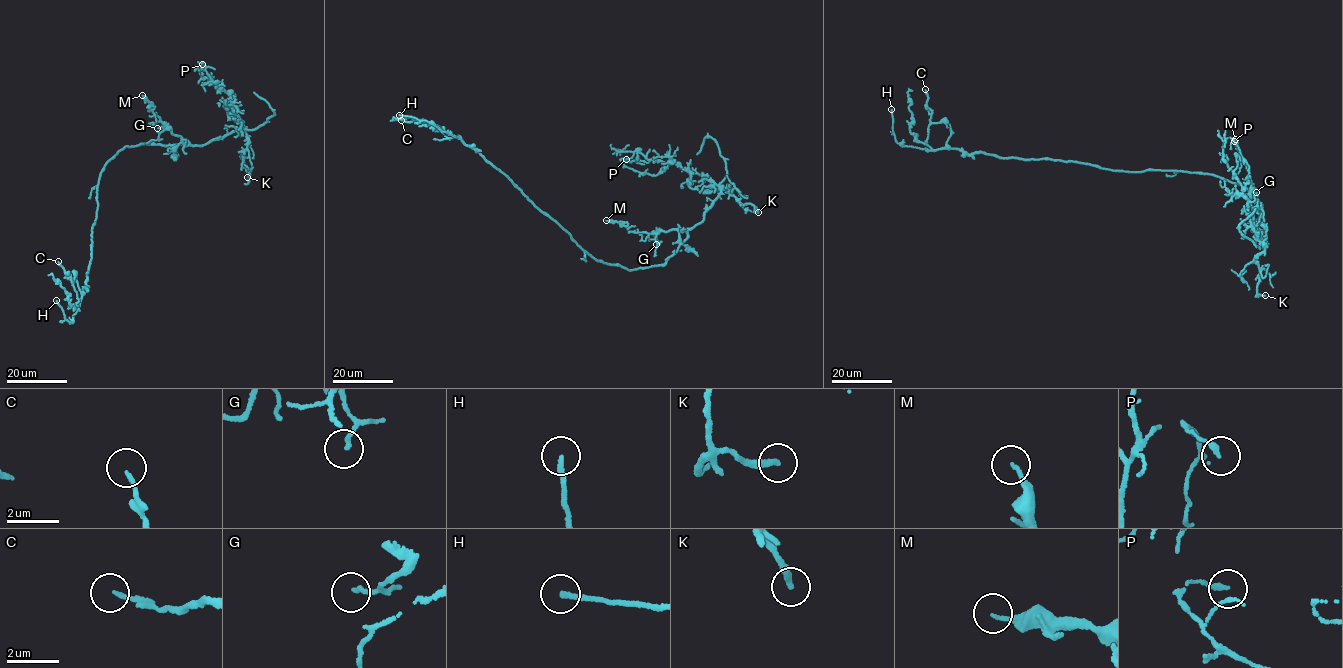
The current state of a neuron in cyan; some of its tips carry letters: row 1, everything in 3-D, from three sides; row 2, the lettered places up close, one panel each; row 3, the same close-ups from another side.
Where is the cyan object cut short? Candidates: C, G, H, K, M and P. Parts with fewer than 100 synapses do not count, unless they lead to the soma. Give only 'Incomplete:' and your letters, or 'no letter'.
Incomplete: no letter

